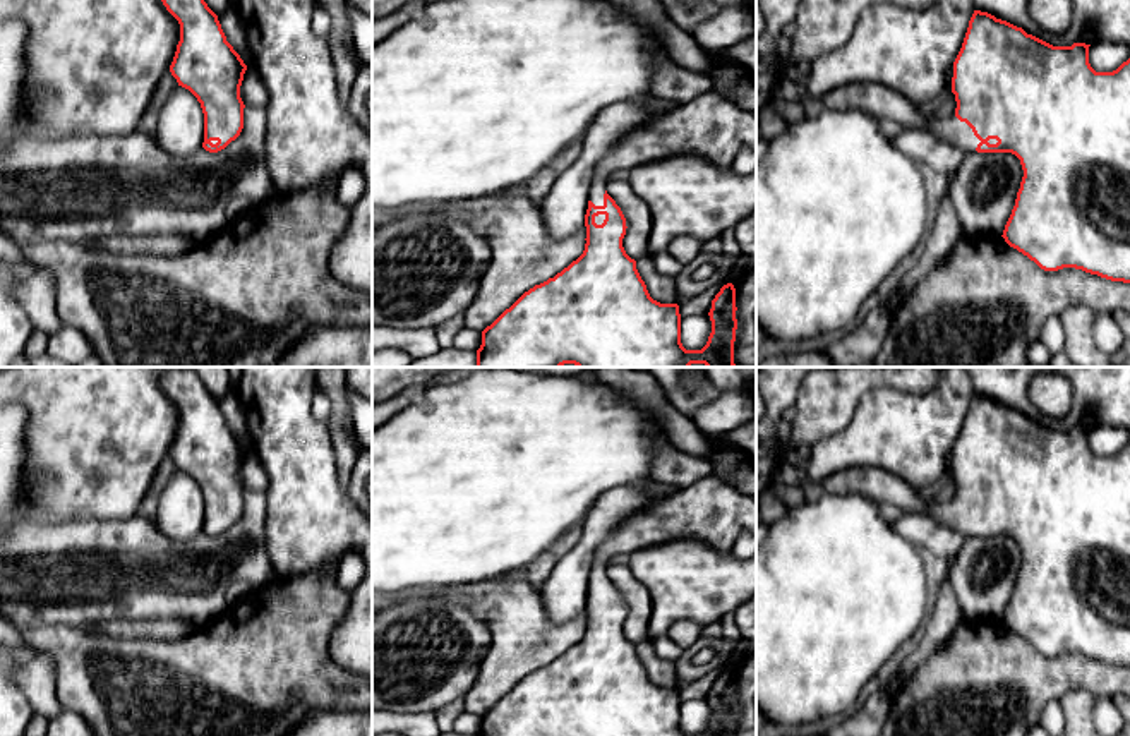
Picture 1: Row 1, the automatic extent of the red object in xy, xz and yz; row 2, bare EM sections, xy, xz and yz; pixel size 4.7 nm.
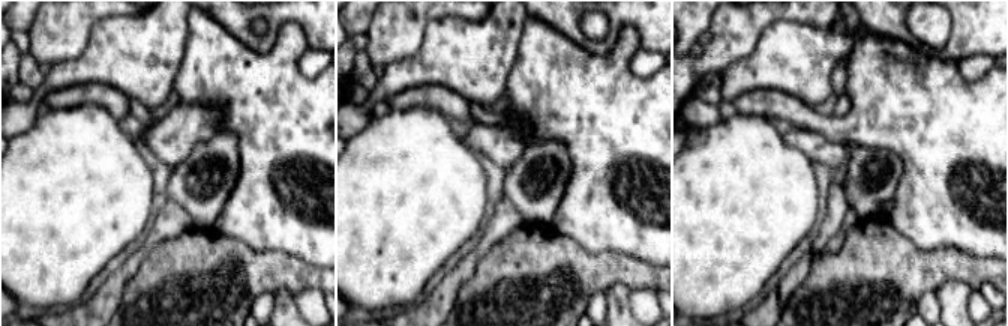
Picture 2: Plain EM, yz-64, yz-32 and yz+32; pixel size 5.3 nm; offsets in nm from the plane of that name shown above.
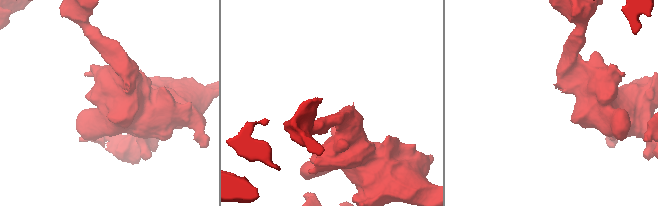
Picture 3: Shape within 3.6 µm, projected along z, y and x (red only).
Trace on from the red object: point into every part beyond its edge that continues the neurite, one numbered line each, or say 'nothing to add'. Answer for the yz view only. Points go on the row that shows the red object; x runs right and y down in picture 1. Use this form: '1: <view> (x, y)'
1: yz (880, 102)

